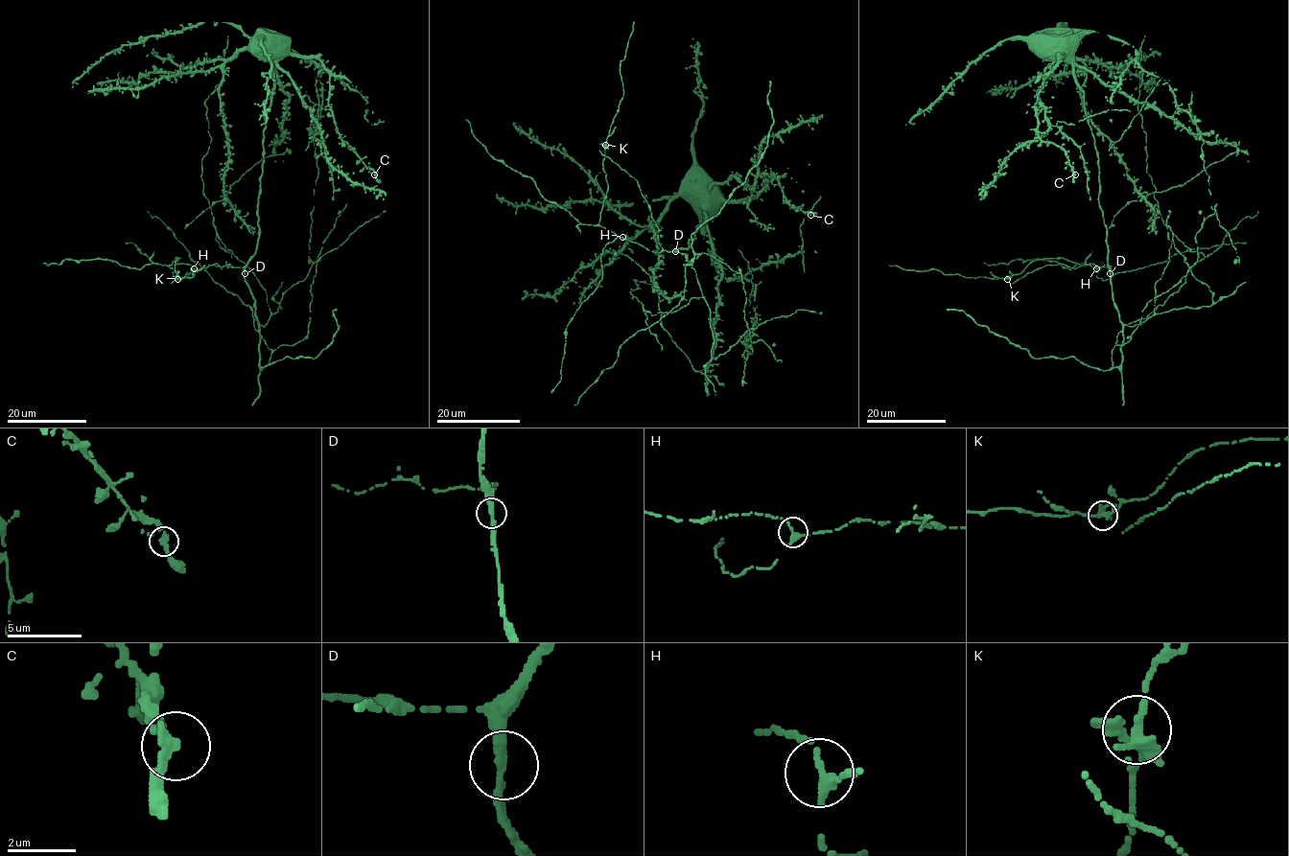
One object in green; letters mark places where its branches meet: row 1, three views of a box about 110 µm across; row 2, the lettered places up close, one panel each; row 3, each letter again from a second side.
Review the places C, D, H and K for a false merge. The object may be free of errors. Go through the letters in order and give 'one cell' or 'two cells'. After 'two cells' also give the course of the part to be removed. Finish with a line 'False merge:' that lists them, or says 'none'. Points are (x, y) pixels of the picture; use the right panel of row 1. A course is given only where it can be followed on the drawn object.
C: one cell
D: one cell
H: one cell
K: one cell
False merge: none

